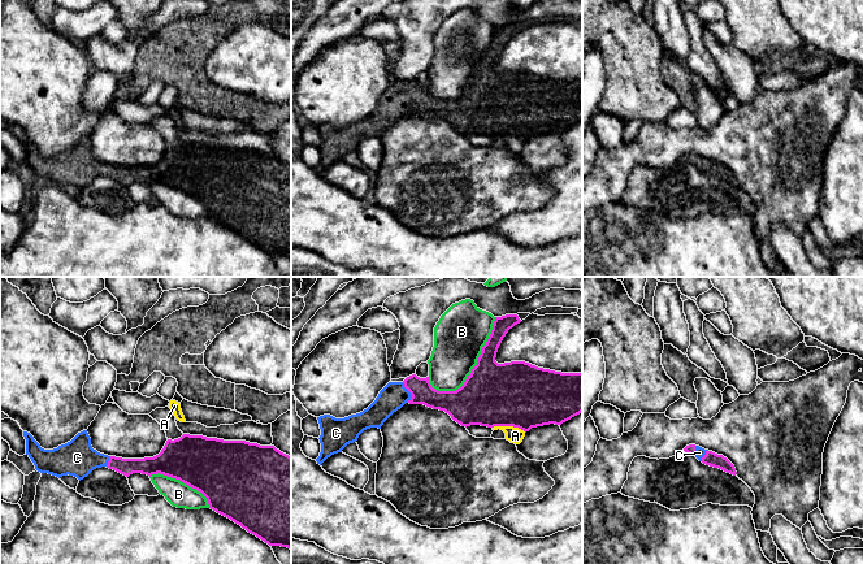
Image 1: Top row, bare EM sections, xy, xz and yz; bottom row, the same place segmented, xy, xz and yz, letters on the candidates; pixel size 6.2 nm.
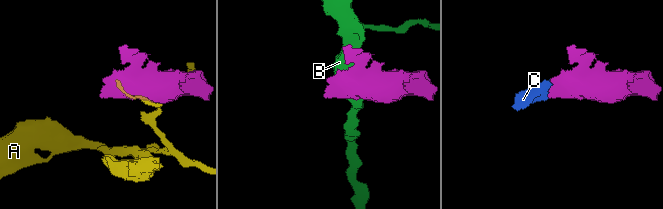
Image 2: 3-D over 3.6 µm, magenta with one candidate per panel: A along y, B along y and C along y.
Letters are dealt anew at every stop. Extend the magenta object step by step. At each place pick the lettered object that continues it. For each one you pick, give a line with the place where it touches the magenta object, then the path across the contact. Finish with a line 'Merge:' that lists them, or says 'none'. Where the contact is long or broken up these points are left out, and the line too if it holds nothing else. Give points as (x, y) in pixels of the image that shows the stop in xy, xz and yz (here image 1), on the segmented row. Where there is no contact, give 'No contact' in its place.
C: Touches magenta at xz (410, 391). Path across: xz (423, 393), (410, 391), (394, 395)
Merge: C

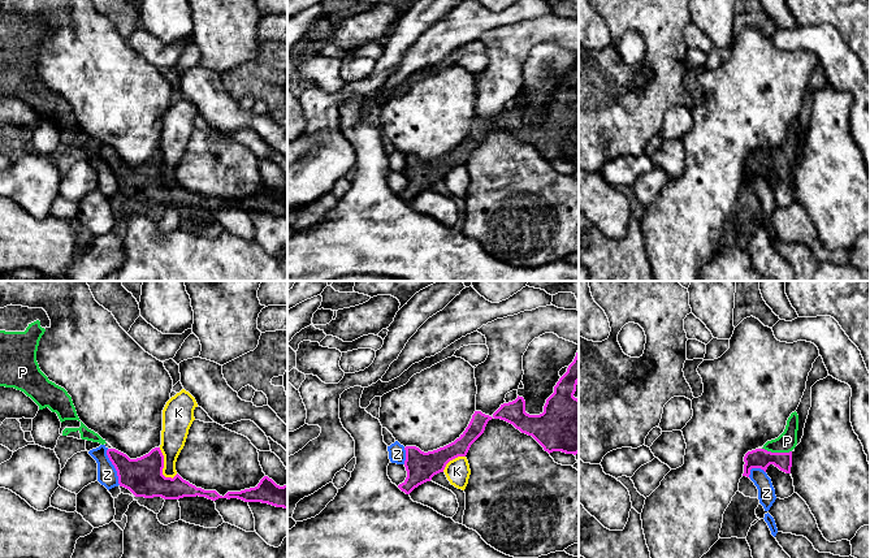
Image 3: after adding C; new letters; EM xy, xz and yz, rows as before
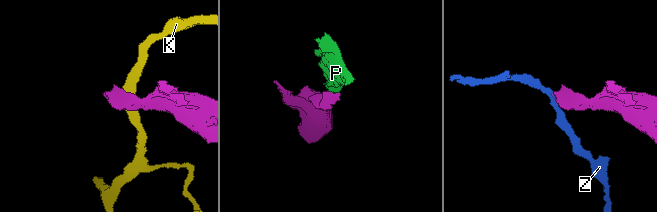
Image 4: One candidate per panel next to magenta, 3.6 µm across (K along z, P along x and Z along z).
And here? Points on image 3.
P: Touches magenta at yz (777, 453). Path across: yz (760, 458), (777, 453), (787, 441)
Merge: P

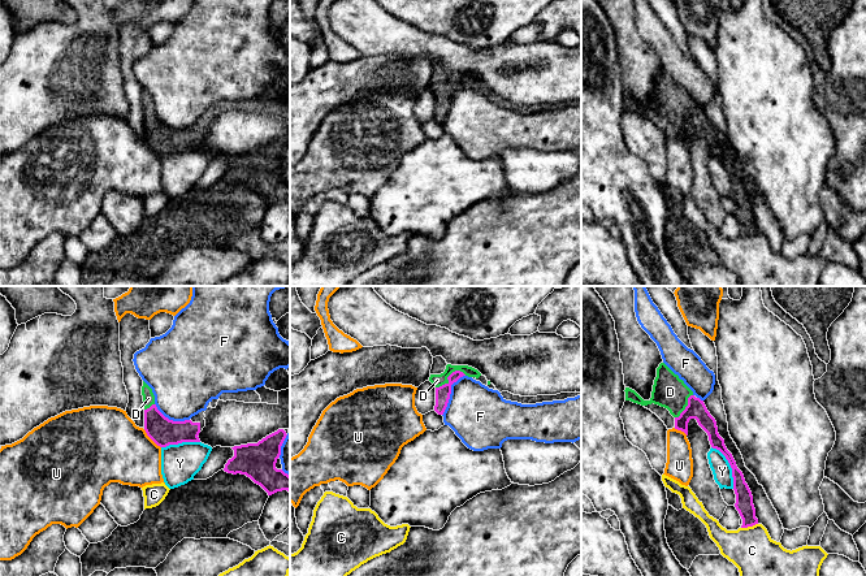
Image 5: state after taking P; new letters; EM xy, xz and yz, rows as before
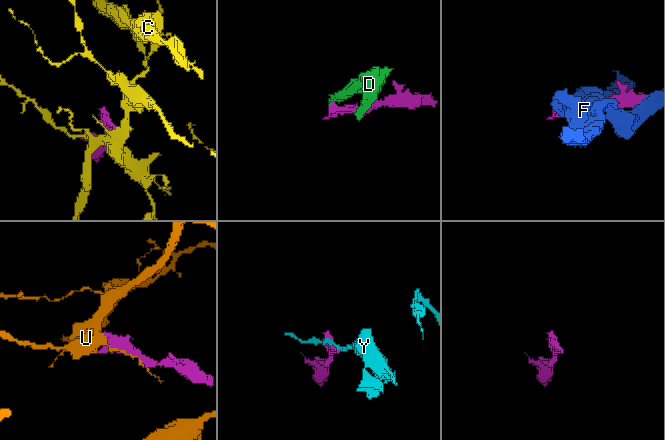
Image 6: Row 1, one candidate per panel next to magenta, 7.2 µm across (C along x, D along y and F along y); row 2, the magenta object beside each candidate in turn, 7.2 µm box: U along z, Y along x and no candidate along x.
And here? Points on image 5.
D: Touches magenta at xz (449, 376). Path across: xz (442, 394), (442, 386), (449, 376), (437, 380)
Merge: D

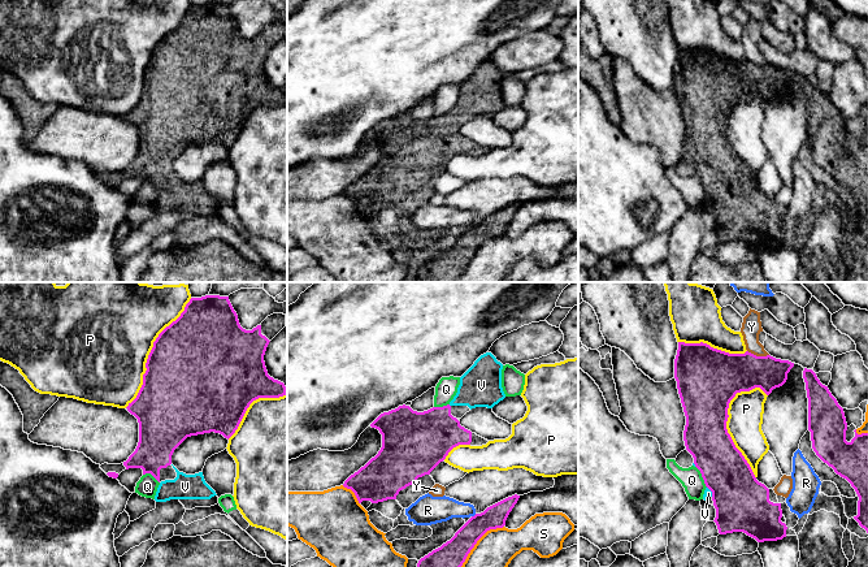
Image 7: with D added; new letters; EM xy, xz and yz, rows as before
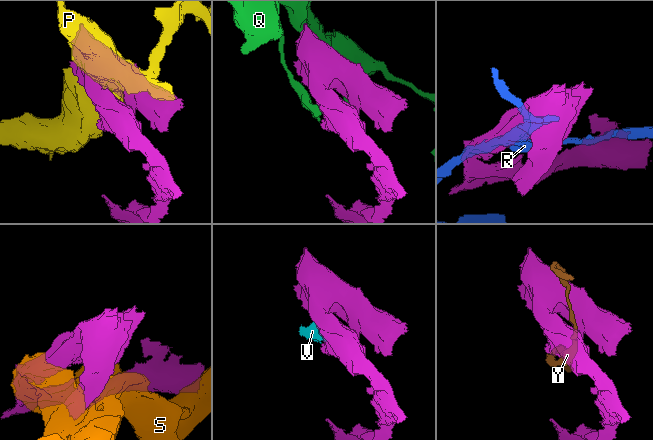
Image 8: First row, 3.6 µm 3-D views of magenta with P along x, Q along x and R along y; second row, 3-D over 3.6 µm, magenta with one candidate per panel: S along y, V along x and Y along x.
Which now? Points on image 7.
V: Touches magenta at yz (711, 490)
Merge: V

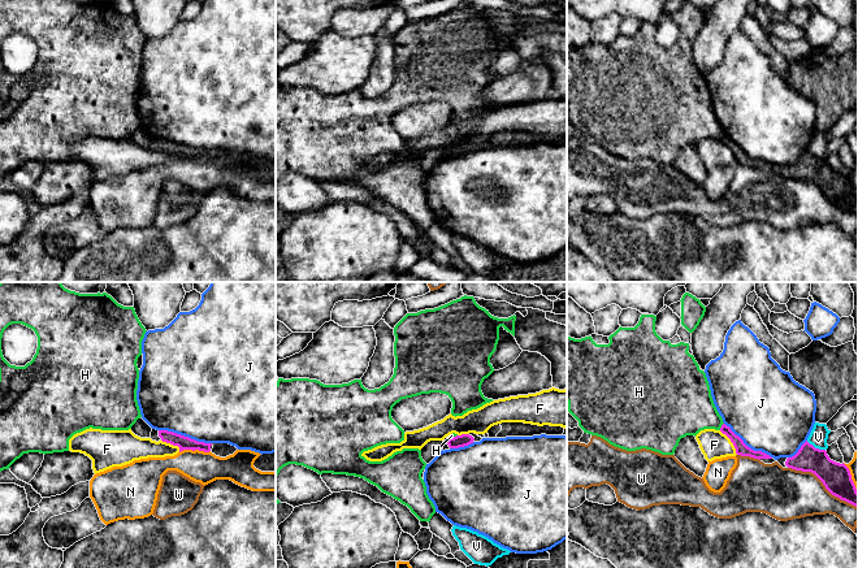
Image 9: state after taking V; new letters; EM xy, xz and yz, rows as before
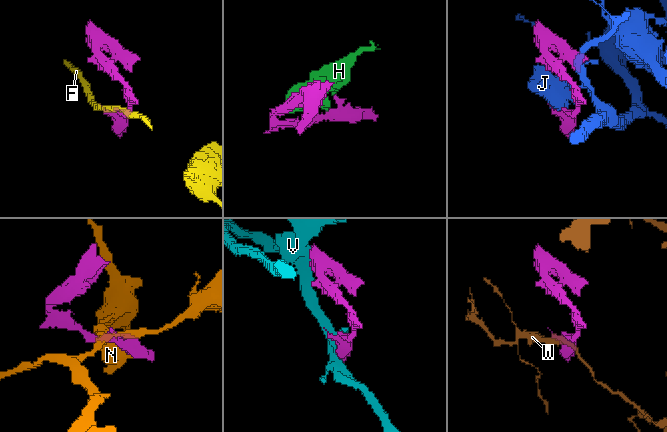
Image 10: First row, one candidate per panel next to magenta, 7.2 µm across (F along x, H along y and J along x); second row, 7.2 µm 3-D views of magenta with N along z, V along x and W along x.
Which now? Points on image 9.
Merge: none

